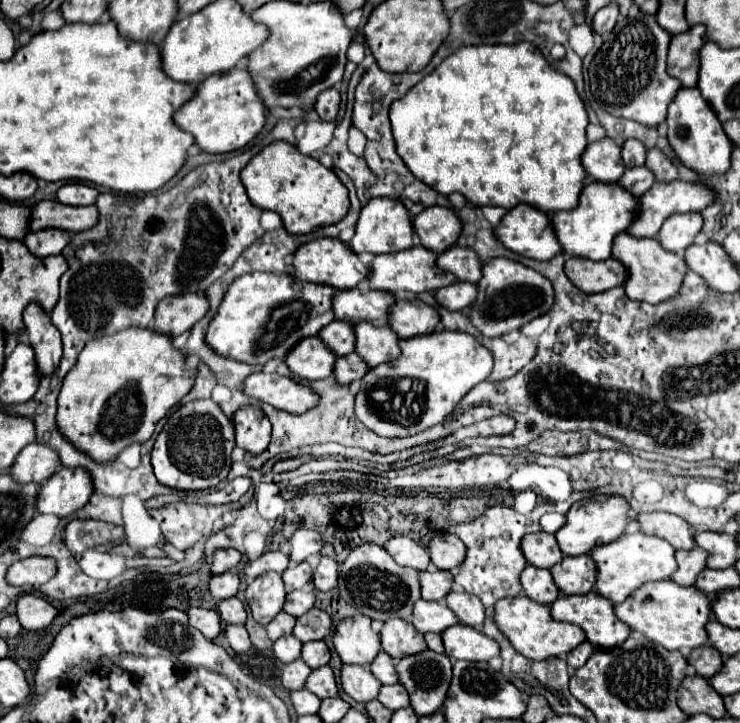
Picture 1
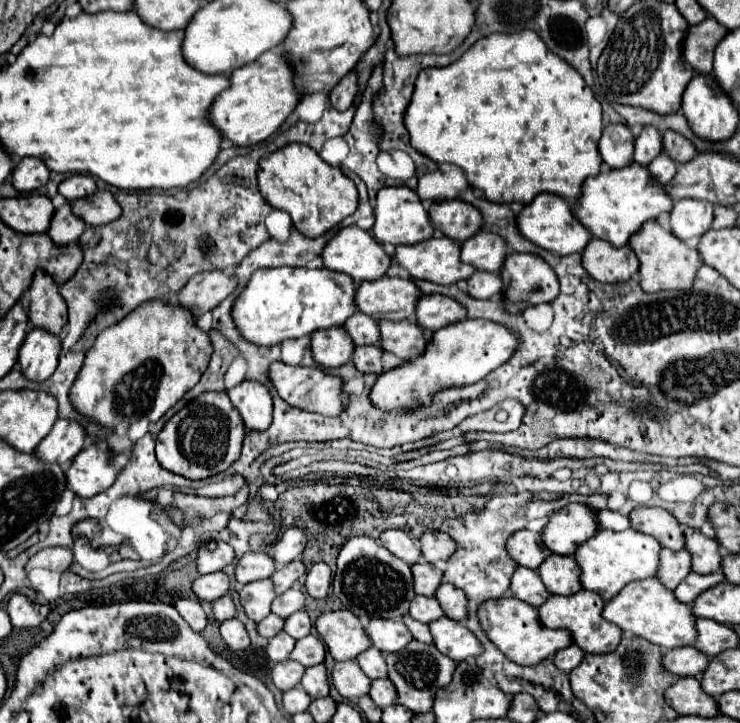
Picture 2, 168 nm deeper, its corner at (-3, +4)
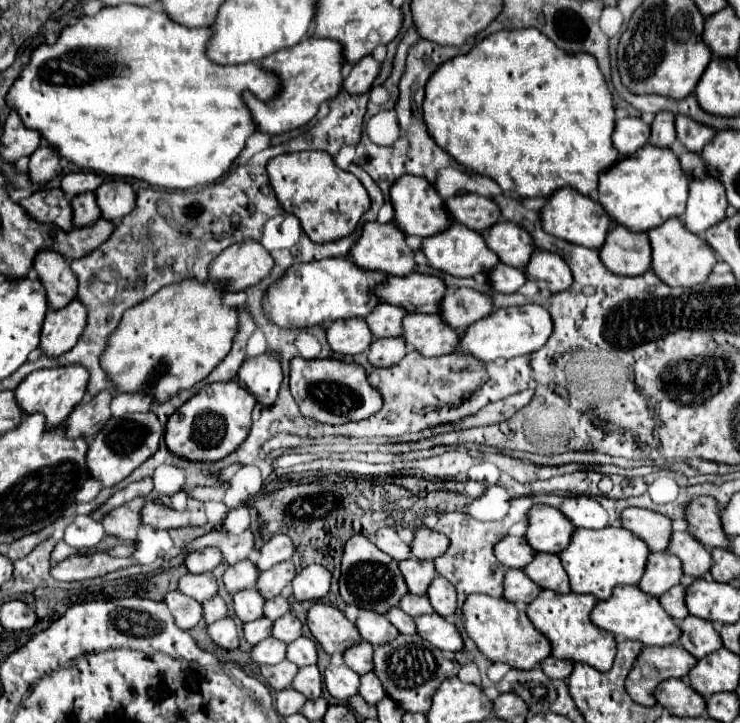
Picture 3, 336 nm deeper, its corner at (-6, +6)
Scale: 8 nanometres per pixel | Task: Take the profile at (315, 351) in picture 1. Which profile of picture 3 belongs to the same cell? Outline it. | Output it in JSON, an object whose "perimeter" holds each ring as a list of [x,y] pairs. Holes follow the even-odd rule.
{"perimeter":[[[338,319],[326,329],[328,345],[338,355],[364,353],[372,343],[372,333],[364,319]]]}

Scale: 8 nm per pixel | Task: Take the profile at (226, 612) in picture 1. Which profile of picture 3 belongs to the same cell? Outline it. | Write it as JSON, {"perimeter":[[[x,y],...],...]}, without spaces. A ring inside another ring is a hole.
{"perimeter":[[[214,595],[210,601],[202,603],[202,609],[204,609],[206,623],[214,623],[214,621],[224,619],[228,615],[228,607],[220,595]]]}

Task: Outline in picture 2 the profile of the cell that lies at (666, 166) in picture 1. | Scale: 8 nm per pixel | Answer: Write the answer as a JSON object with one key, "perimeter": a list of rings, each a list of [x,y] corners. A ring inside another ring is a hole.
{"perimeter":[[[667,129],[663,133],[663,149],[679,163],[685,163],[697,155],[693,143],[689,139],[685,139],[683,135],[671,131],[671,129]]]}

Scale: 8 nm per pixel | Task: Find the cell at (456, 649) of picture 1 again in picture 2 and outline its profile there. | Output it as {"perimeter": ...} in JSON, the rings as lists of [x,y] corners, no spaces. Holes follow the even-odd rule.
{"perimeter":[[[441,617],[429,623],[429,631],[433,637],[433,645],[447,657],[461,661],[467,657],[477,657],[481,653],[481,643],[463,623]]]}

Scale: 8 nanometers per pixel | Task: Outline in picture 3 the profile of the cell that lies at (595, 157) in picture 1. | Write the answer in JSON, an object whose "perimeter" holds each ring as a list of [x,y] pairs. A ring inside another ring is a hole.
{"perimeter":[[[626,117],[616,121],[612,143],[622,157],[628,157],[642,145],[646,145],[648,137],[650,137],[650,127],[640,117]]]}

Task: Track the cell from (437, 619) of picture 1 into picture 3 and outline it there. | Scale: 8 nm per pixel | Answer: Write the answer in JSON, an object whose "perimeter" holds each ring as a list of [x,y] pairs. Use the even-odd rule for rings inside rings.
{"perimeter":[[[408,593],[406,597],[402,597],[400,609],[404,613],[408,613],[410,617],[418,617],[418,615],[424,615],[424,613],[432,613],[432,607],[428,603],[428,597],[420,597],[420,595],[412,595],[412,593]]]}

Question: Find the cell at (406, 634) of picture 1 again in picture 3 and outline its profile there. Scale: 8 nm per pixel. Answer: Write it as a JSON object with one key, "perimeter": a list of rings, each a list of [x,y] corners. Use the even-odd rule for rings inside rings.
{"perimeter":[[[360,611],[360,617],[356,621],[356,627],[360,631],[360,637],[368,643],[386,645],[392,639],[396,639],[398,631],[392,627],[392,623],[386,619],[386,615],[376,615],[374,611]]]}

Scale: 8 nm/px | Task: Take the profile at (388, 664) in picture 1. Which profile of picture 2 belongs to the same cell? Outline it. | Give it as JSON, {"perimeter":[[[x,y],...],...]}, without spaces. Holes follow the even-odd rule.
{"perimeter":[[[373,647],[365,649],[363,653],[359,653],[355,661],[357,661],[357,665],[361,667],[361,671],[363,671],[369,679],[377,679],[377,677],[381,677],[381,675],[387,673],[383,655],[381,655],[377,649],[373,649]]]}

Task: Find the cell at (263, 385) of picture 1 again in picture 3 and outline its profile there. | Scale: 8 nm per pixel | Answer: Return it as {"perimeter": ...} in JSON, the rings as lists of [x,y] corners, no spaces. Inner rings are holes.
{"perimeter":[[[302,359],[290,361],[290,391],[302,409],[304,417],[320,423],[348,423],[368,419],[382,407],[382,399],[374,387],[368,385],[366,373],[356,363],[338,359]]]}

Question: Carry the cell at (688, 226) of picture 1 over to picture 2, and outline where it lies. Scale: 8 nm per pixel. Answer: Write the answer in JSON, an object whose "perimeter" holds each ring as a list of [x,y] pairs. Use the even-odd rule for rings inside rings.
{"perimeter":[[[681,199],[671,211],[671,231],[687,241],[701,237],[713,223],[713,205],[701,199]]]}

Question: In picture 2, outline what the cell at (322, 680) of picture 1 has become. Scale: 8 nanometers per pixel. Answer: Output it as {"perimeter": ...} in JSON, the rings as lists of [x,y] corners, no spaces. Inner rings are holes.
{"perimeter":[[[313,665],[307,667],[301,679],[301,687],[313,697],[327,697],[329,695],[329,681],[327,681],[327,673],[325,673],[325,665]]]}

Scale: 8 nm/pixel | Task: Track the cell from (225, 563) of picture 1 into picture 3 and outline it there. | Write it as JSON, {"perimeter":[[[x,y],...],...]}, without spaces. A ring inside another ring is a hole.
{"perimeter":[[[206,547],[206,549],[200,549],[200,551],[192,551],[186,557],[184,565],[188,567],[190,573],[208,573],[214,567],[218,567],[222,561],[224,561],[224,557],[220,555],[218,547]]]}

